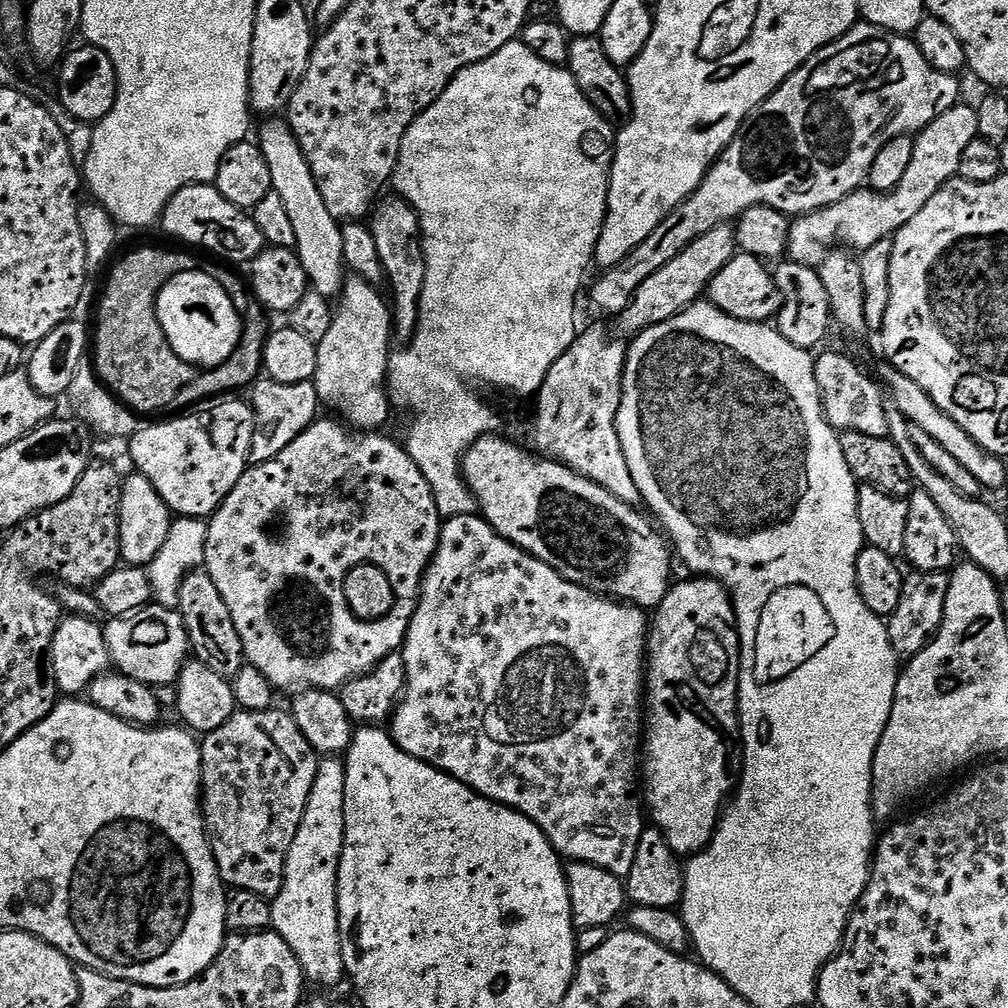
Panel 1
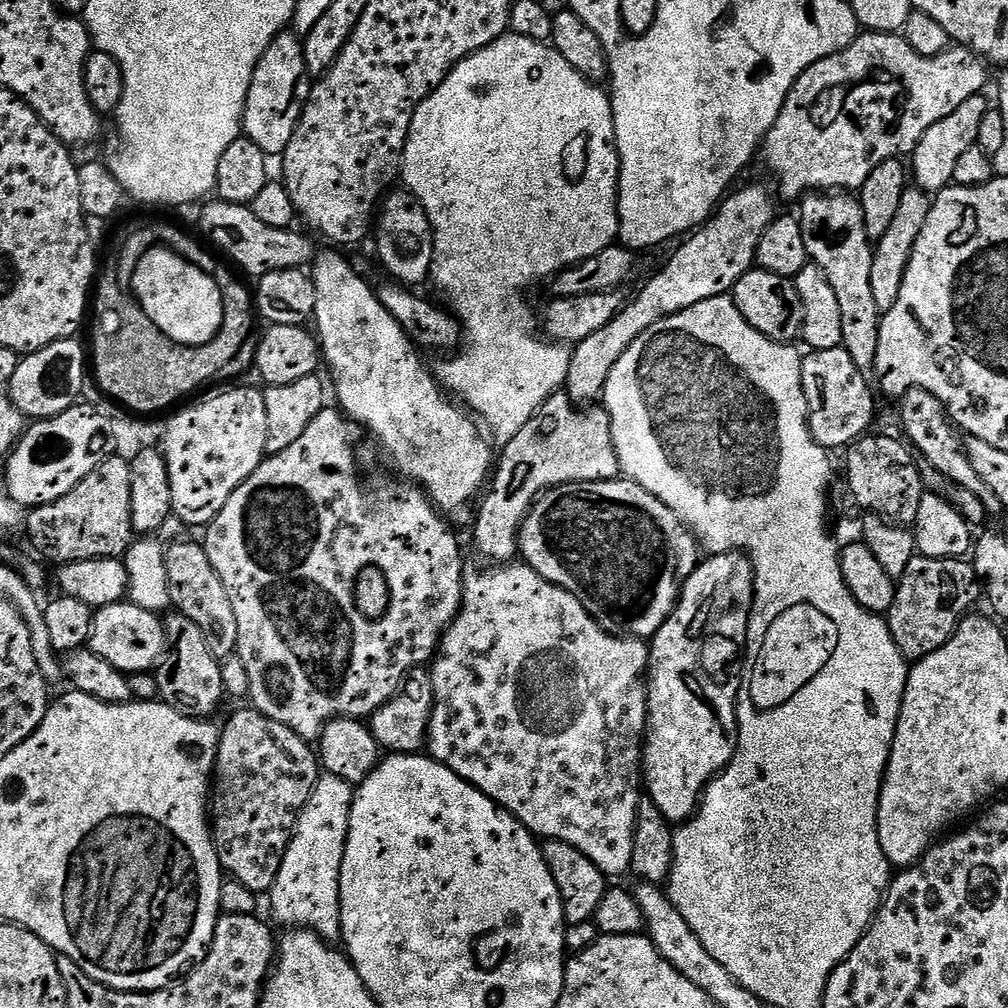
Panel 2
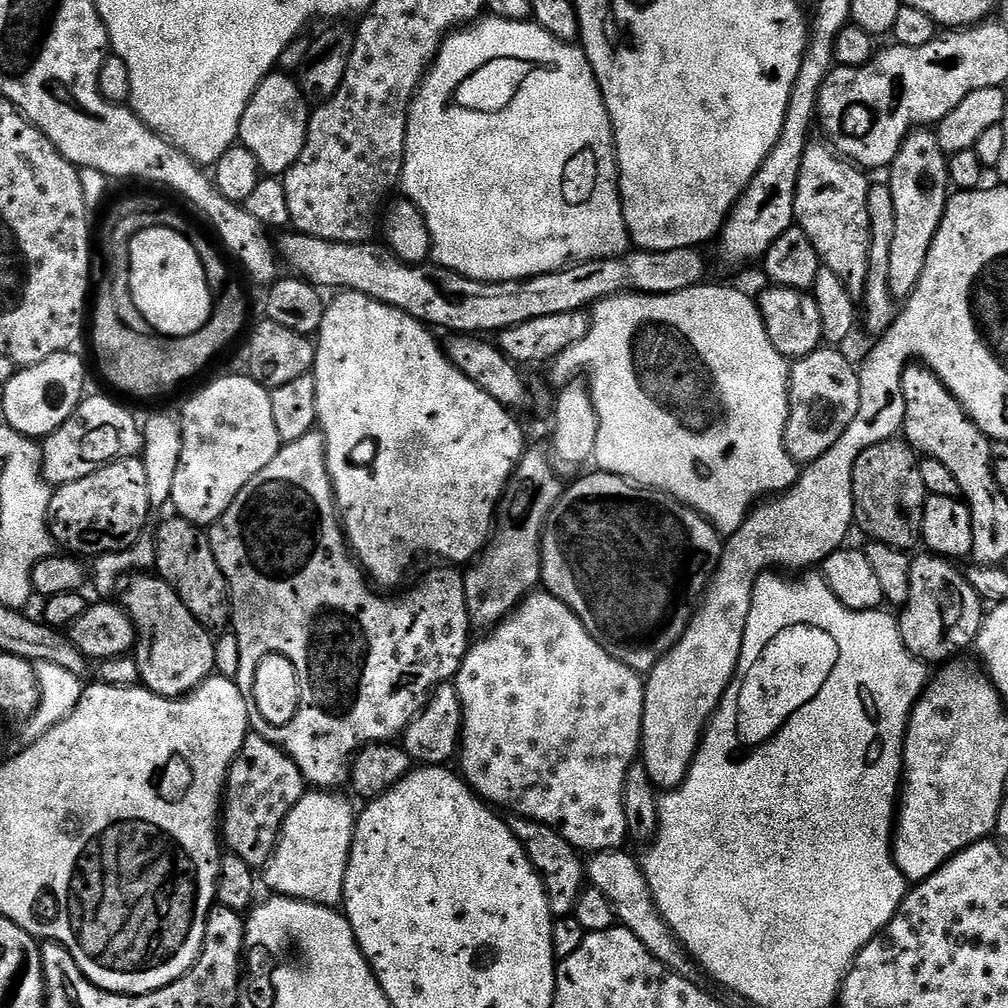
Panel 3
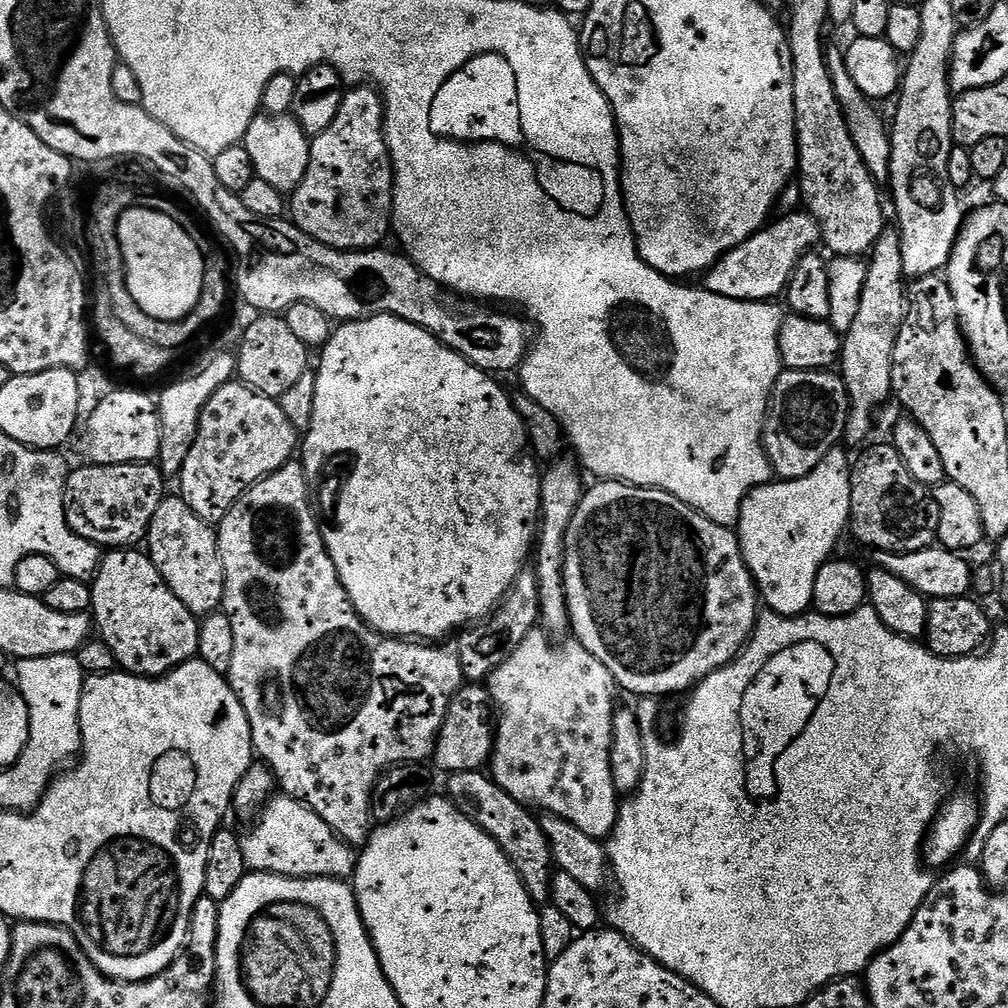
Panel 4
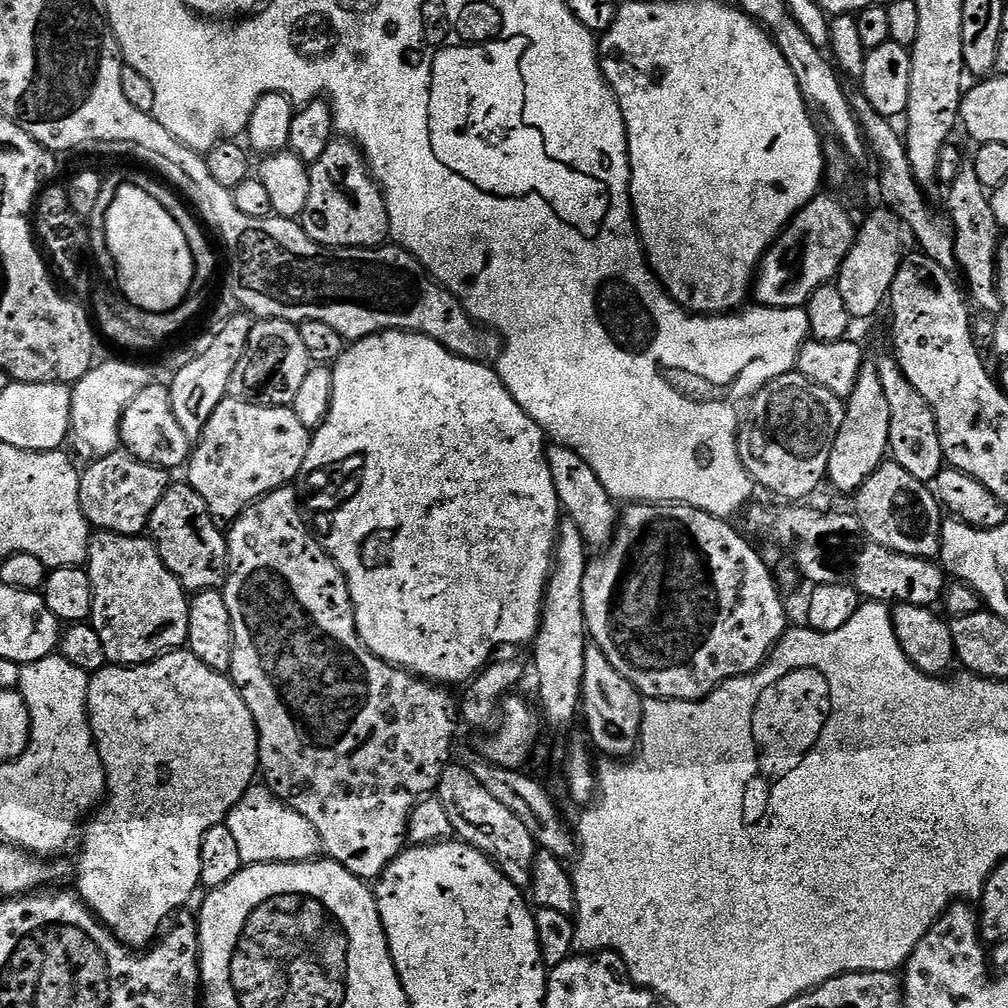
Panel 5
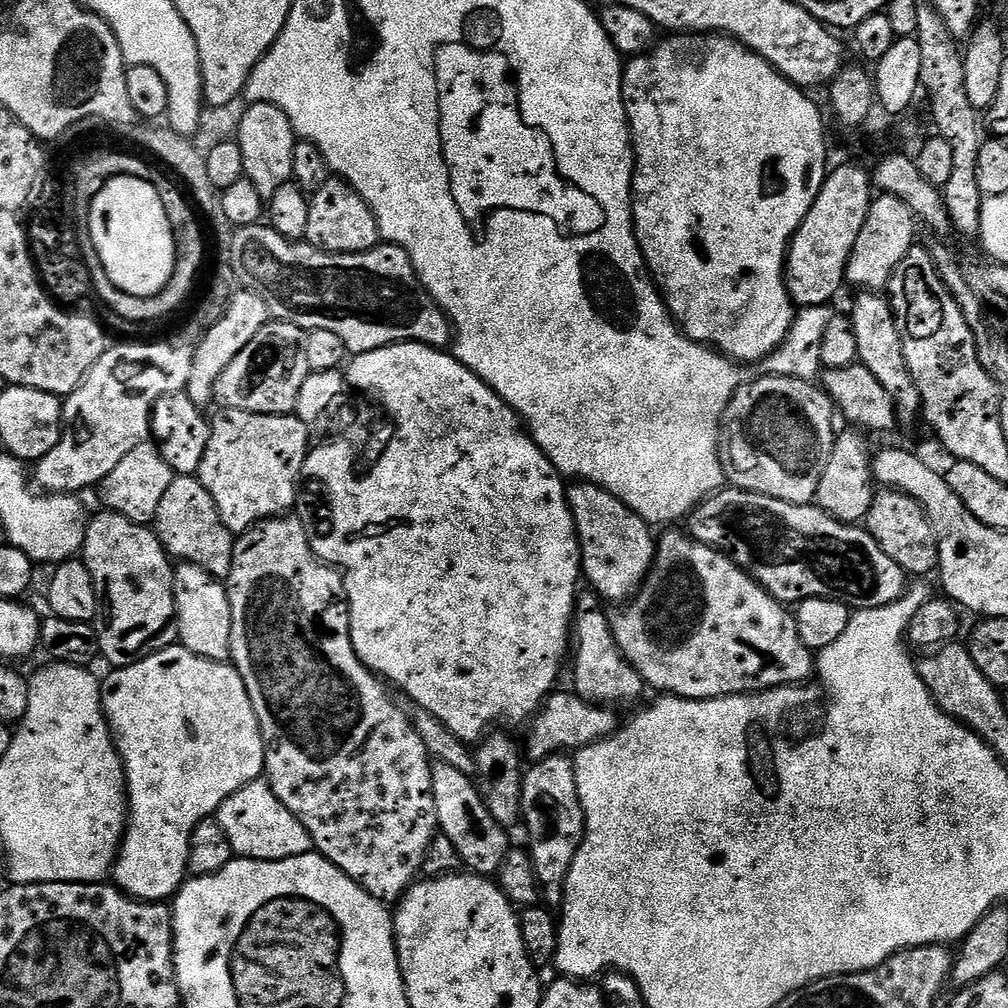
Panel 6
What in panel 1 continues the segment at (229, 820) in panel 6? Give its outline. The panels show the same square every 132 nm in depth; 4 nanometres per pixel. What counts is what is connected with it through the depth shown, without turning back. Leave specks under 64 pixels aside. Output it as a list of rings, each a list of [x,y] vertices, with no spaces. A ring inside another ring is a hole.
[[[340,758],[321,759],[302,826],[294,834],[282,890],[271,901],[272,926],[294,950],[305,977],[316,984],[336,984],[345,979],[342,942],[338,926],[338,870],[346,834],[346,770]]]

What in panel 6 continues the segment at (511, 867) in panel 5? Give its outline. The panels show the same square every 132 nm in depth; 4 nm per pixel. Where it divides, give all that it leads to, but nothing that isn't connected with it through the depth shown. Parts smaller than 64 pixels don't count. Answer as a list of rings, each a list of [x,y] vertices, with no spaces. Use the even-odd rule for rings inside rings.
[[[437,763],[432,769],[432,789],[439,831],[454,844],[463,867],[478,876],[495,877],[510,851],[509,829],[492,817],[473,777],[454,770],[454,766]]]

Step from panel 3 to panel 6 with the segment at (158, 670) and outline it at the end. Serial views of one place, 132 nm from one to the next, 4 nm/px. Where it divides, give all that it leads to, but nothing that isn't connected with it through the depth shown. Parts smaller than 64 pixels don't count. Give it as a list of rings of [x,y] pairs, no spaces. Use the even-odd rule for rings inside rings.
[[[100,510],[93,520],[91,517],[87,521],[82,559],[97,586],[108,584],[108,596],[101,595],[98,600],[98,623],[95,630],[100,643],[100,656],[108,659],[109,665],[125,668],[177,643],[176,599],[172,577],[174,564],[149,525],[135,524],[130,522],[130,518],[119,516],[116,512]]]

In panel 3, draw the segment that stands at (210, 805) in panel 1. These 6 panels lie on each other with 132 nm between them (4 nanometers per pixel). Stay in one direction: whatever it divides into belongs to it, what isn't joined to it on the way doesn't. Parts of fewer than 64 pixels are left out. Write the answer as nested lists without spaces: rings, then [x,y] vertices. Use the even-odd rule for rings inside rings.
[[[250,734],[242,750],[232,759],[228,783],[222,797],[222,844],[227,851],[238,854],[246,866],[263,869],[274,854],[286,814],[298,806],[306,785],[298,766],[266,738]]]

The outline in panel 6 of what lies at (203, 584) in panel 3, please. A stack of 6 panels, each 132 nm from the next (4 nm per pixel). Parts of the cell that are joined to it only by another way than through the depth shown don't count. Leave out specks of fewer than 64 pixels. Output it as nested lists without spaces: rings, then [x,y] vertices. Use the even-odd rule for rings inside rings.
[[[176,476],[158,505],[154,531],[164,551],[173,561],[193,564],[209,572],[215,580],[227,581],[232,565],[234,534],[222,522],[214,498],[196,476]]]

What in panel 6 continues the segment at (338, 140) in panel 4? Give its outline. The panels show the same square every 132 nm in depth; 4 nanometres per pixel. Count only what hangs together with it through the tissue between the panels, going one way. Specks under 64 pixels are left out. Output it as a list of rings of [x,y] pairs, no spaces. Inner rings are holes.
[[[330,178],[308,201],[310,222],[306,222],[306,240],[323,252],[365,252],[381,243],[380,226],[370,205],[346,180]]]

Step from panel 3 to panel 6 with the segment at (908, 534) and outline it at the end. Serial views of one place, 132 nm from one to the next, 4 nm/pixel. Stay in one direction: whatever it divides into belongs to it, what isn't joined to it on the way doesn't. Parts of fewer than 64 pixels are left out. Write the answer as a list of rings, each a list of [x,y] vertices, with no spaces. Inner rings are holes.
[[[880,490],[873,495],[872,505],[866,517],[868,532],[886,550],[886,555],[894,558],[898,566],[907,572],[909,577],[924,578],[937,571],[940,562],[940,543],[932,529],[932,523],[924,512],[924,507],[905,492]]]

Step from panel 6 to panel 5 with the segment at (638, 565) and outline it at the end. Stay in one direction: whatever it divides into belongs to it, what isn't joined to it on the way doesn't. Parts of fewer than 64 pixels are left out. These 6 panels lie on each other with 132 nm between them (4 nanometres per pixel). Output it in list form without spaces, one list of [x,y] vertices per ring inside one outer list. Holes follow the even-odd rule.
[[[553,443],[548,449],[548,461],[563,515],[578,526],[589,549],[603,549],[612,541],[618,519],[618,508],[612,495],[602,486],[598,474],[594,474],[594,470],[590,470],[590,466],[572,448]]]

